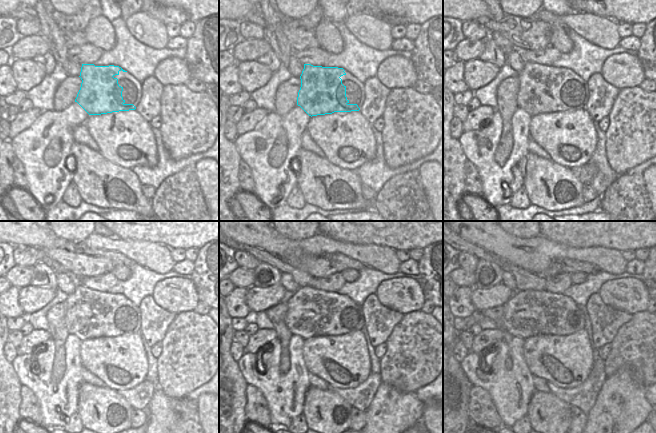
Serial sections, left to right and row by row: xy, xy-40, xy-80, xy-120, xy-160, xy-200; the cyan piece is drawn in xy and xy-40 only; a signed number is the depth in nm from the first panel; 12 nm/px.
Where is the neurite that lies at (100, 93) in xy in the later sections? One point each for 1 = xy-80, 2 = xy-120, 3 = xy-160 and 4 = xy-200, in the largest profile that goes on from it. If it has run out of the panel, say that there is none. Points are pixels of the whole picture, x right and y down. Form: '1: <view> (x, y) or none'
1: xy-80 (543, 89)
2: xy-120 (90, 314)
3: xy-160 (311, 312)
4: xy-200 (528, 313)

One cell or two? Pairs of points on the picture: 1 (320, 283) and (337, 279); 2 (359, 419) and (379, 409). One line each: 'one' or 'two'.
1: one
2: two

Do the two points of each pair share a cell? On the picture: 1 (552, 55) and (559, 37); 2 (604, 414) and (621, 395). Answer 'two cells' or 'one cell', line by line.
1: two cells
2: one cell

